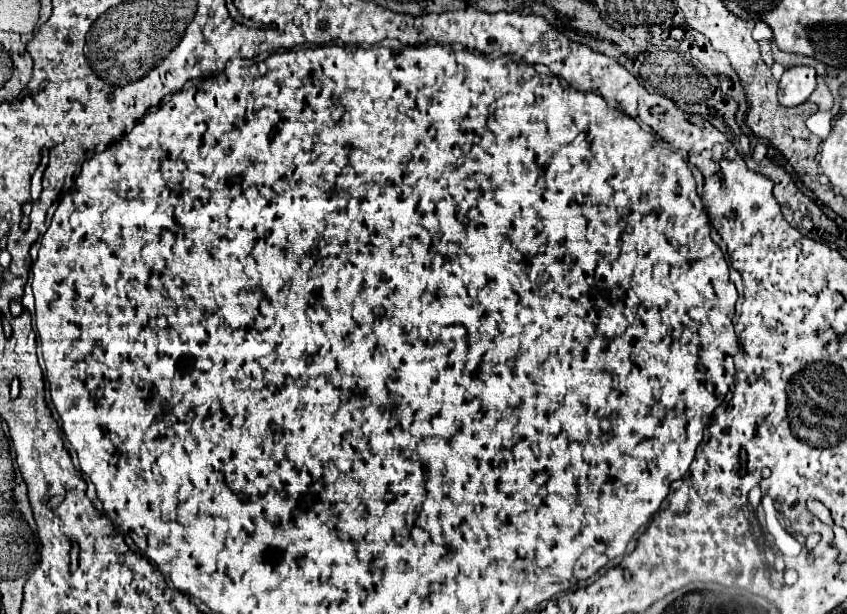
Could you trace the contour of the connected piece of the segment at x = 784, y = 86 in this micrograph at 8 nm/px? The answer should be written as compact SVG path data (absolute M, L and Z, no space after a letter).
M791 67L779 81L779 103L785 107L797 107L809 99L815 85L817 75L813 67Z

